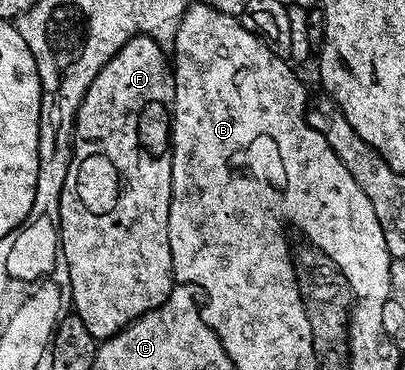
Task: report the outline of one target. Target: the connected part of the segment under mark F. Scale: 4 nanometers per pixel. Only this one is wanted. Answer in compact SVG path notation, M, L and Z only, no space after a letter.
M144 34L131 37L117 53L112 56L95 74L83 102L79 106L76 118L73 119L73 157L69 159L69 169L65 185L61 191L59 202L59 218L61 219L61 249L65 255L65 265L69 267L71 278L71 294L73 295L72 311L83 318L83 326L91 330L91 334L99 342L111 338L128 324L134 324L143 314L158 308L171 294L175 287L173 263L171 262L171 242L167 238L167 222L171 206L171 133L173 130L173 103L175 102L175 82L170 57L166 49L156 44L150 36Z

